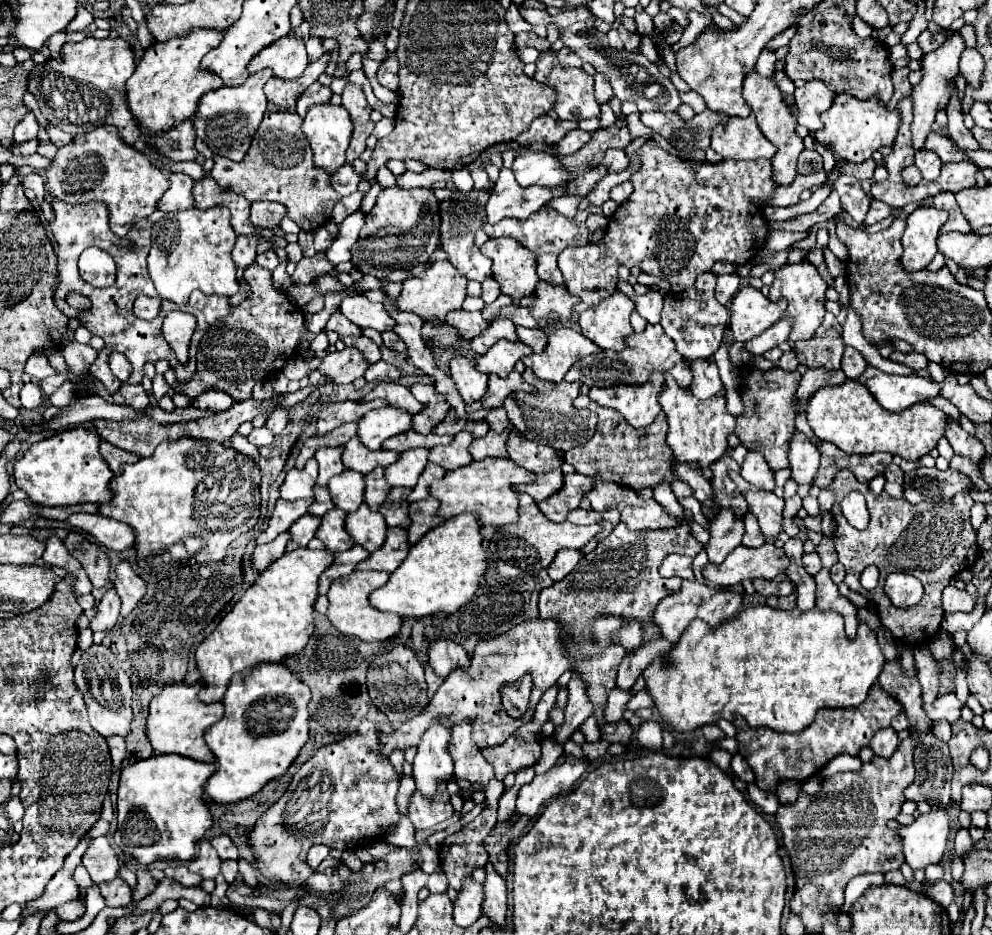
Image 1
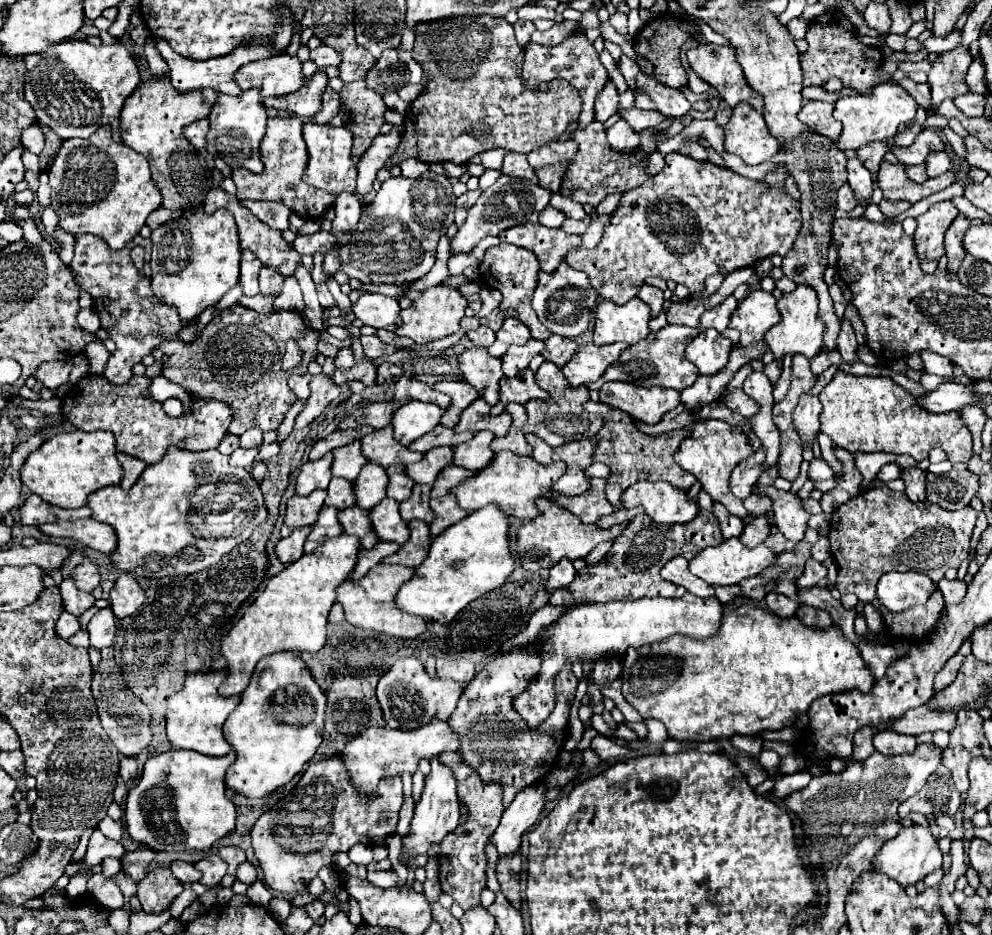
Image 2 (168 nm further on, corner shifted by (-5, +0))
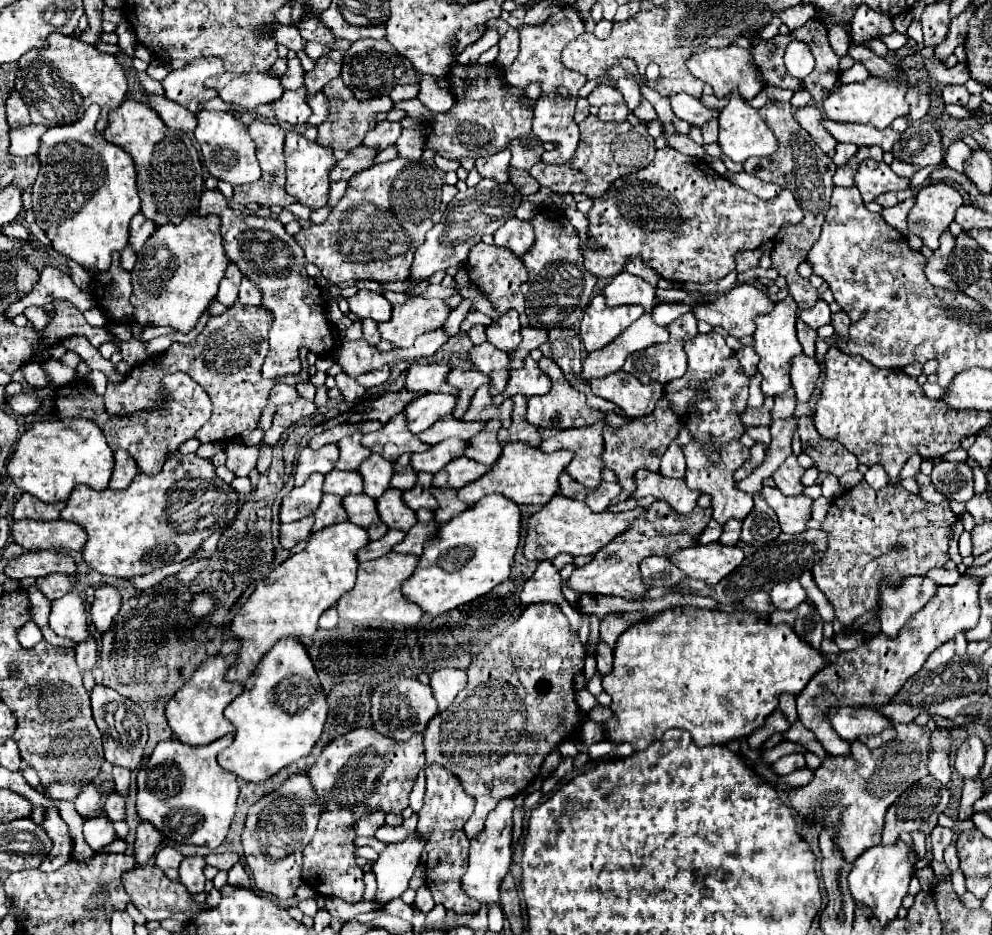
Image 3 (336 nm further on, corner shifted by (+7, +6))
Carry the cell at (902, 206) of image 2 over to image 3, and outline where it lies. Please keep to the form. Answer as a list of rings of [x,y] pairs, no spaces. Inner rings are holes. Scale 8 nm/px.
[[[911,190],[889,192],[889,194],[883,194],[883,196],[879,196],[879,198],[877,198],[877,202],[879,202],[881,206],[895,206],[895,204],[899,204],[899,202],[903,202],[903,200],[911,198],[911,196],[913,196],[913,192],[911,192]]]

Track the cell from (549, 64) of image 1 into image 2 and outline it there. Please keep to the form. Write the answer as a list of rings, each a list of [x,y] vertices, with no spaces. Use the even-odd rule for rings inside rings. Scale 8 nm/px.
[[[573,34],[569,38],[565,38],[559,46],[547,48],[541,44],[533,44],[529,42],[525,46],[525,62],[523,62],[523,78],[525,84],[529,88],[539,86],[545,80],[553,80],[553,78],[563,78],[569,80],[569,84],[573,84],[583,100],[583,108],[579,114],[579,128],[585,128],[589,122],[595,120],[595,112],[593,112],[593,102],[597,92],[603,88],[603,84],[607,82],[607,70],[603,68],[603,64],[599,62],[599,56],[593,48],[593,44],[585,38],[585,34]]]

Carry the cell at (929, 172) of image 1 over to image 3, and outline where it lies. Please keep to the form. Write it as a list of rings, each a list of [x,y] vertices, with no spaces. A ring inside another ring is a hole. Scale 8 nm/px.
[[[913,122],[895,144],[893,156],[917,164],[917,166],[935,166],[943,162],[943,144],[941,134],[929,122]]]

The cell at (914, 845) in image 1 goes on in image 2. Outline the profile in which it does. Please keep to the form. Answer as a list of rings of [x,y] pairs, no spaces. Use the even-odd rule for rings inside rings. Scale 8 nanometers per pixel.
[[[915,824],[915,826],[903,826],[901,832],[883,846],[883,850],[877,854],[873,866],[877,872],[891,876],[905,888],[907,884],[915,884],[915,882],[923,880],[927,874],[941,868],[941,858],[943,856],[939,850],[939,838],[933,836],[929,828]]]

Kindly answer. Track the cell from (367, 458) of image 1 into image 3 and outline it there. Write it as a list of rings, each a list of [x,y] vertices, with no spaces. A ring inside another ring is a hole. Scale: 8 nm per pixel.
[[[397,414],[395,418],[391,418],[381,432],[365,436],[363,444],[371,452],[377,452],[391,462],[395,462],[395,458],[399,458],[405,452],[425,452],[431,448],[431,444],[421,442],[415,434],[411,434],[411,430],[407,430],[405,414]]]

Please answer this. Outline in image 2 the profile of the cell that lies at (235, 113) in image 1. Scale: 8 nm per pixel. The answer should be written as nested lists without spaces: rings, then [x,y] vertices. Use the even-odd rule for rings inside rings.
[[[259,88],[241,92],[239,96],[219,96],[209,114],[211,130],[207,134],[207,152],[213,156],[221,156],[227,166],[241,166],[251,172],[261,172],[263,164],[259,160],[259,144],[265,134],[265,122],[267,114],[261,102]]]

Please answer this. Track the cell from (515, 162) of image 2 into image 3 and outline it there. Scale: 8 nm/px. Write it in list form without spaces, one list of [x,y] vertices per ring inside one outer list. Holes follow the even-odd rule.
[[[503,150],[487,158],[477,158],[475,168],[481,174],[481,178],[493,178],[495,182],[503,184],[507,182],[507,174],[509,174],[509,160],[511,160],[509,150]]]

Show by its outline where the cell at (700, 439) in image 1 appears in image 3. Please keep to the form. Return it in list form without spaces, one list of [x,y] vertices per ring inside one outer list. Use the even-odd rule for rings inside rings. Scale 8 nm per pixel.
[[[695,442],[687,444],[683,448],[685,452],[685,460],[687,460],[687,474],[685,474],[685,482],[687,486],[691,486],[693,490],[699,490],[699,492],[705,492],[711,496],[711,508],[713,508],[713,520],[717,520],[719,524],[725,524],[729,518],[735,518],[735,520],[743,520],[751,510],[753,510],[753,498],[751,494],[743,492],[737,488],[737,482],[733,478],[735,470],[739,466],[743,466],[743,462],[747,462],[749,458],[749,448],[745,448],[741,442],[731,442],[727,444],[725,450],[721,450],[721,462],[719,464],[713,464],[709,462],[709,454],[703,452],[703,448]]]

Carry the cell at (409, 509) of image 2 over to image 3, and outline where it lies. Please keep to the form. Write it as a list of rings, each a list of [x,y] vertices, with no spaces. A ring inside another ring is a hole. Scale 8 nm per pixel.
[[[419,472],[419,480],[417,480],[417,486],[407,490],[403,494],[403,500],[409,508],[413,510],[419,510],[419,508],[429,508],[429,510],[435,510],[435,506],[439,506],[431,494],[431,474],[427,472]]]

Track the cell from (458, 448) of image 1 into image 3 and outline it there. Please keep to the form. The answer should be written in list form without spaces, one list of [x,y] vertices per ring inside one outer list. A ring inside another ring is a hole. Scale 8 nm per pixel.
[[[499,420],[485,422],[485,428],[475,436],[467,448],[467,458],[473,458],[475,462],[481,462],[485,466],[493,466],[499,460],[499,454],[503,450],[501,442],[497,440],[497,432],[501,430]]]

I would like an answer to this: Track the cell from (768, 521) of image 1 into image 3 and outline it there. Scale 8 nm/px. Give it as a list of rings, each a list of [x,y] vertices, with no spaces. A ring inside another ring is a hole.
[[[765,486],[763,498],[779,516],[779,524],[781,524],[783,532],[799,534],[807,528],[807,522],[811,518],[811,504],[813,504],[813,500],[809,496],[805,496],[805,494],[785,496],[777,488]]]

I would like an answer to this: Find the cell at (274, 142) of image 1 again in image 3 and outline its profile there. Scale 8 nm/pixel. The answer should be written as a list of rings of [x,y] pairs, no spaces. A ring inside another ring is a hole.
[[[255,120],[249,128],[247,128],[251,140],[255,142],[255,150],[257,150],[257,160],[259,160],[259,166],[263,170],[263,176],[253,182],[253,184],[245,184],[245,186],[237,186],[235,188],[235,196],[233,196],[233,202],[241,204],[241,206],[247,206],[249,202],[257,202],[261,206],[287,206],[287,204],[293,204],[295,198],[291,198],[287,192],[285,192],[285,160],[283,160],[283,144],[285,144],[285,130],[279,126],[279,124],[271,124],[267,120]]]

